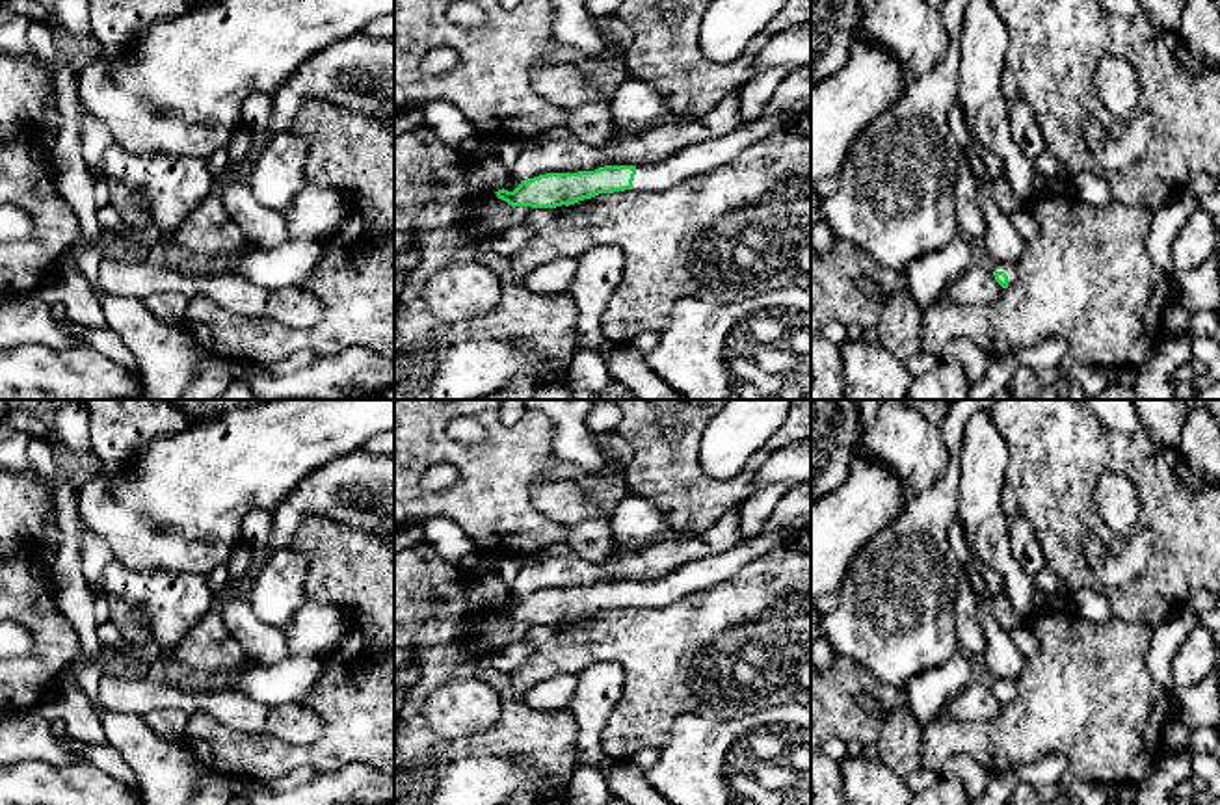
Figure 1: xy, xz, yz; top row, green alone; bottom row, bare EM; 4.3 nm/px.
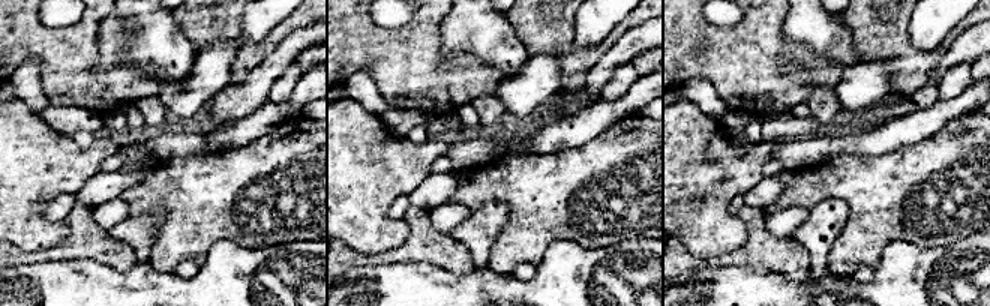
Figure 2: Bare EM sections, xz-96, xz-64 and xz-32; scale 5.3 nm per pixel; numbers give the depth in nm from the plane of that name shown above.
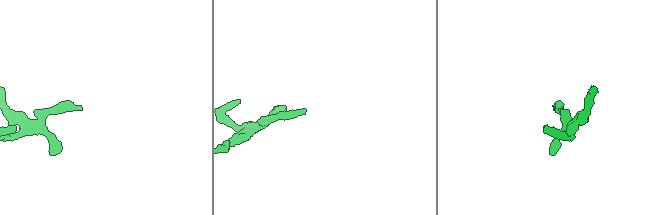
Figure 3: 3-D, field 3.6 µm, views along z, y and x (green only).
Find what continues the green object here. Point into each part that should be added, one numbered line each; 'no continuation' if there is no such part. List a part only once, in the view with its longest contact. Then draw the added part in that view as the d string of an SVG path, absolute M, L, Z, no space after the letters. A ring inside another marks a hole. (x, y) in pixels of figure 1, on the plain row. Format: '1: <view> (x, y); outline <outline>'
1: yz (1008, 685); outline M1012 679L997 680L993 688L1004 688L1008 692L1008 703L1012 703L1017 695L1017 684Z

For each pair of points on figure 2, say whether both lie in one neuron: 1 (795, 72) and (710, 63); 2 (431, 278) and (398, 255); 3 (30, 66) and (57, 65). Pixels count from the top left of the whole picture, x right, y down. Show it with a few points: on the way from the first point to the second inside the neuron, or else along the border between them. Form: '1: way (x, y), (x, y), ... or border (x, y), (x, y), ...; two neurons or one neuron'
1: border (779, 66), (782, 72), (797, 80), (812, 80); two neurons
2: border (372, 263), (431, 263), (443, 269); two neurons
3: border (24, 59), (38, 63), (42, 92), (50, 99); two neurons

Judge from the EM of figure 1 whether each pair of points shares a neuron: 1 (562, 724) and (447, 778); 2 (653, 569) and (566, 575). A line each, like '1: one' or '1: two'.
1: two
2: one

